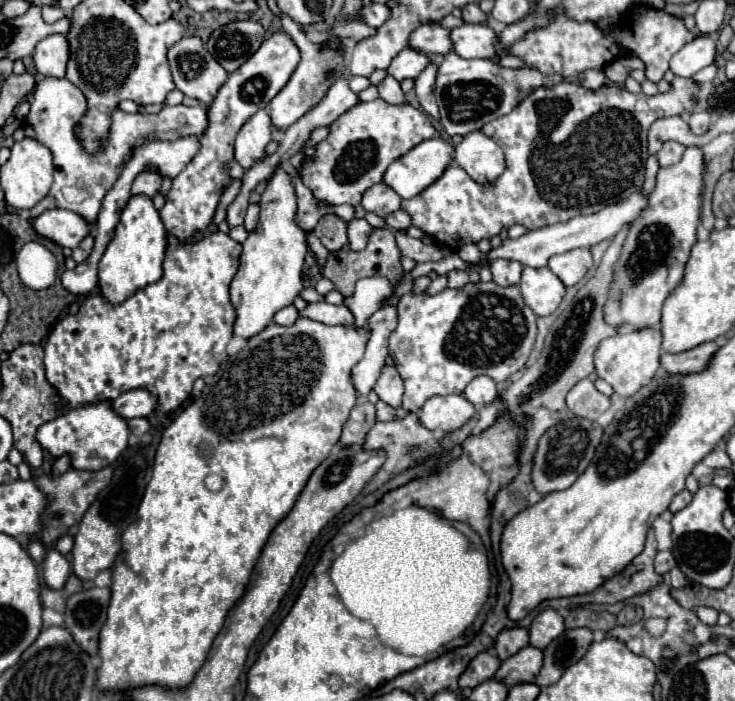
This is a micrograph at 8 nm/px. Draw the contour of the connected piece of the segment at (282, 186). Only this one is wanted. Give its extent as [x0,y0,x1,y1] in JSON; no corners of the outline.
[230,166,308,338]

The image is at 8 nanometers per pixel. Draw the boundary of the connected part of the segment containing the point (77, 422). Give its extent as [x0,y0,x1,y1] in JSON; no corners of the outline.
[36,402,130,470]

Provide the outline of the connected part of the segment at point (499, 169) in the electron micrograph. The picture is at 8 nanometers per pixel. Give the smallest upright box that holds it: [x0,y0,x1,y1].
[454,130,504,184]

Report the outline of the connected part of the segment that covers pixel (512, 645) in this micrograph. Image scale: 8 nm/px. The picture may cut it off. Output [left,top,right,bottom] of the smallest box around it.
[496,626,528,660]

